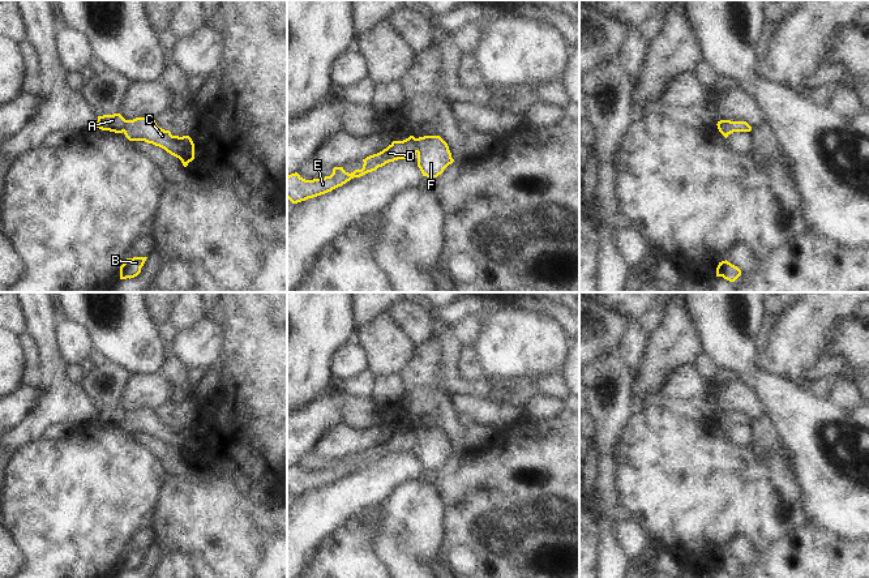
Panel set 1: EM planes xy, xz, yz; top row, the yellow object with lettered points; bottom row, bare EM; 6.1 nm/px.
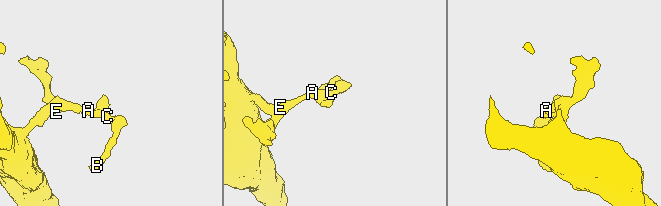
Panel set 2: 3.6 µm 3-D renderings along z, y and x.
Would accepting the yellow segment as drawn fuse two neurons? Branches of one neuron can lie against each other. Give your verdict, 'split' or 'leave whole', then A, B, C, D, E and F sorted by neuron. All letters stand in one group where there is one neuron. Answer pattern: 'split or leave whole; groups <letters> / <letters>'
leave whole; groups A B C D E F

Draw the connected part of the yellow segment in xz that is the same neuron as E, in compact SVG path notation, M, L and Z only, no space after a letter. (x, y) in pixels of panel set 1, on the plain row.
M410 428L403 433L393 433L382 444L363 451L361 462L348 466L343 459L334 459L330 468L305 472L297 464L287 468L287 491L292 496L313 491L342 479L354 470L360 470L378 459L398 451L418 449L418 459L423 468L437 470L454 454L448 436L440 428Z

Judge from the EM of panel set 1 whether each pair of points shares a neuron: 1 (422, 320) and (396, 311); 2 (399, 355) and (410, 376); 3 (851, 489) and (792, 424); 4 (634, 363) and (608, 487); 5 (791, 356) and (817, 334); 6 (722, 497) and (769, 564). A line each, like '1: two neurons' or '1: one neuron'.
1: one neuron
2: two neurons
3: one neuron
4: two neurons
5: one neuron
6: two neurons

